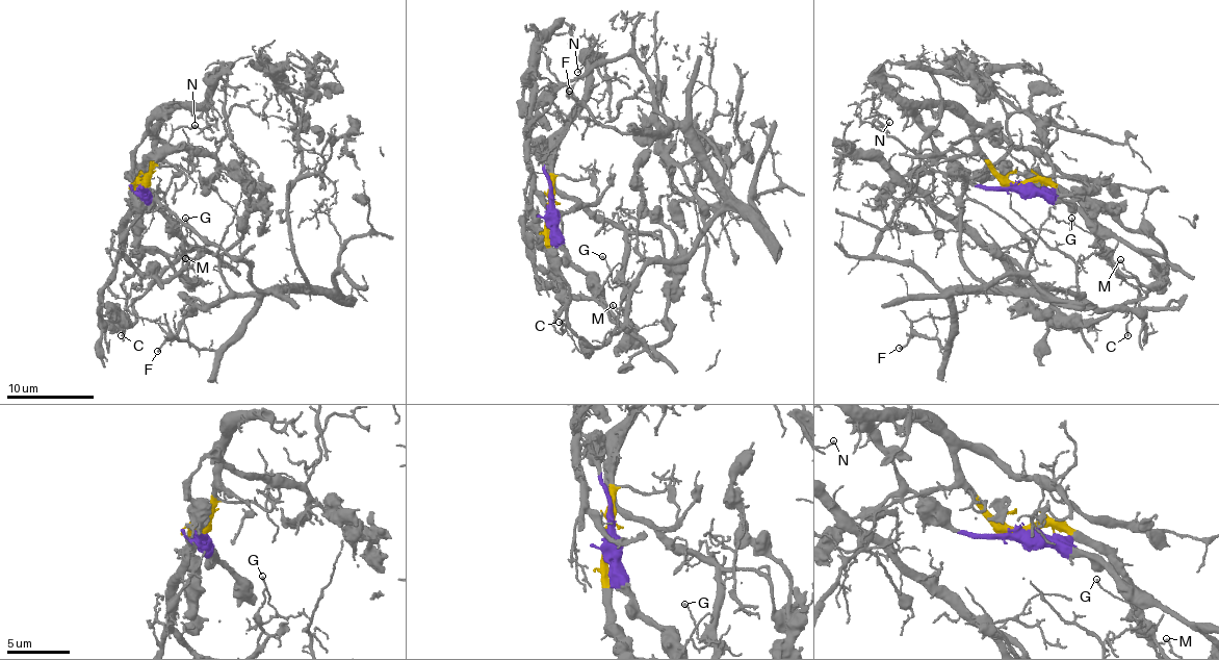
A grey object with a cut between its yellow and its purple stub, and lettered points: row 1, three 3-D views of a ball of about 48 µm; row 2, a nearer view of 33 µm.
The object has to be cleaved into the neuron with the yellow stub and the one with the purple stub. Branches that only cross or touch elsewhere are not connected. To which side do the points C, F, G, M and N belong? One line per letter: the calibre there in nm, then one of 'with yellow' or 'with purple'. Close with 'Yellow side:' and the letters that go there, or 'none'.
C: calibre 130 nm; with yellow
F: calibre 160 nm; with purple
G: calibre 150 nm; with yellow
M: calibre 140 nm; with yellow
N: calibre 110 nm; with yellow
Yellow side: C, G, M, N

